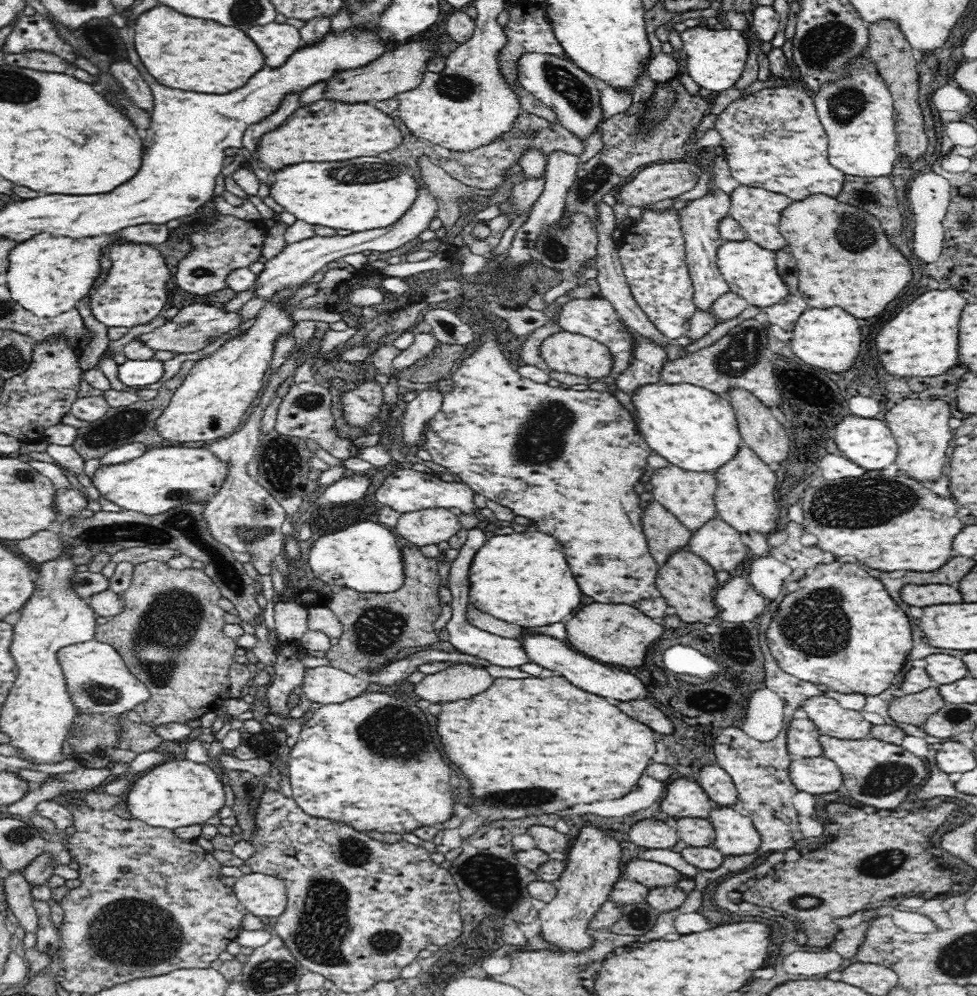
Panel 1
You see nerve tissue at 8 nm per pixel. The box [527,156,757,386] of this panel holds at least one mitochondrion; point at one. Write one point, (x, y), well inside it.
(591, 184)

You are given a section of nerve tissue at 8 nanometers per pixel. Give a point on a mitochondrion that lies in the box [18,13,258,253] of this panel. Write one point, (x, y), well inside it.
(105, 40)

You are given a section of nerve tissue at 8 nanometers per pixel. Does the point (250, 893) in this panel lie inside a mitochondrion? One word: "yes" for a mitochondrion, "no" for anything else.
no

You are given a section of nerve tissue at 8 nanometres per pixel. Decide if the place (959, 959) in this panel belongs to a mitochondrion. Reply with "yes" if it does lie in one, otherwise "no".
yes

